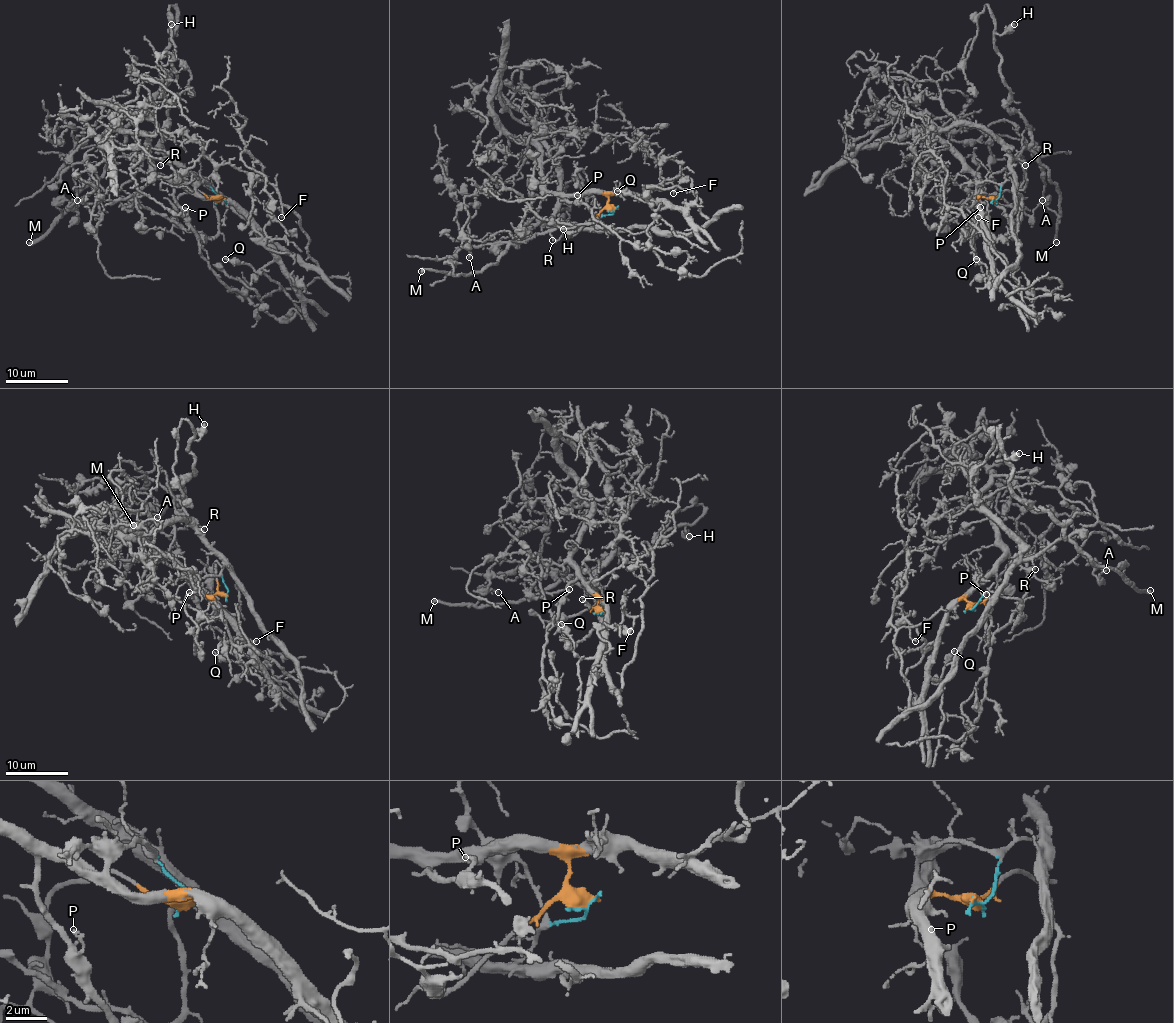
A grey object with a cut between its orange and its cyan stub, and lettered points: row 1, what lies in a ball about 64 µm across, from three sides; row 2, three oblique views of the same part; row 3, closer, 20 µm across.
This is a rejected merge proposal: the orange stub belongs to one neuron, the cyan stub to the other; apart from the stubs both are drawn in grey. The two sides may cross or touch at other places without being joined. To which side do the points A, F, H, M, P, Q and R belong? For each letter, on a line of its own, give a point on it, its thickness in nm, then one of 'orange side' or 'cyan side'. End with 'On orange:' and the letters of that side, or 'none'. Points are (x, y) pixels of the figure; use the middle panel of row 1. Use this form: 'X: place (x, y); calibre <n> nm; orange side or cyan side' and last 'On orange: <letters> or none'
A: place (469, 257); calibre 130 nm; orange side
F: place (673, 193); calibre 130 nm; cyan side
H: place (563, 229); calibre 480 nm; cyan side
M: place (421, 271); calibre 320 nm; cyan side
P: place (577, 195); calibre 130 nm; orange side
Q: place (617, 191); calibre 190 nm; orange side
R: place (552, 240); calibre 120 nm; cyan side
On orange: A, P, Q

